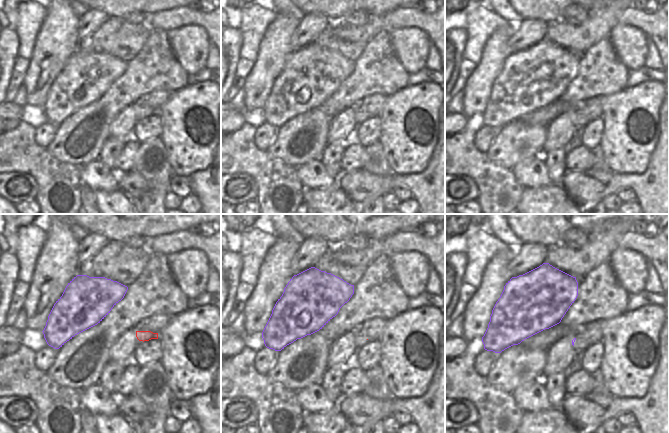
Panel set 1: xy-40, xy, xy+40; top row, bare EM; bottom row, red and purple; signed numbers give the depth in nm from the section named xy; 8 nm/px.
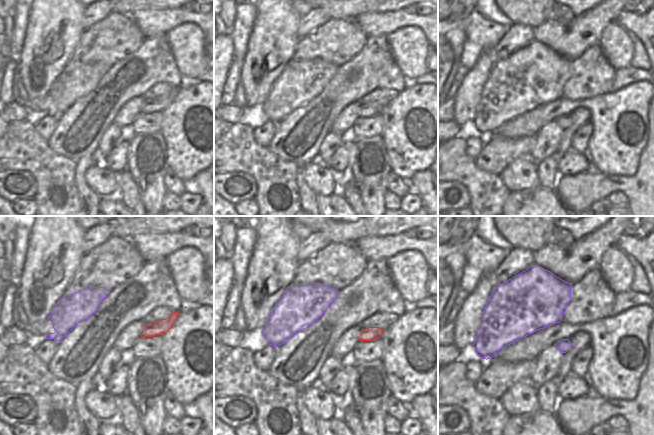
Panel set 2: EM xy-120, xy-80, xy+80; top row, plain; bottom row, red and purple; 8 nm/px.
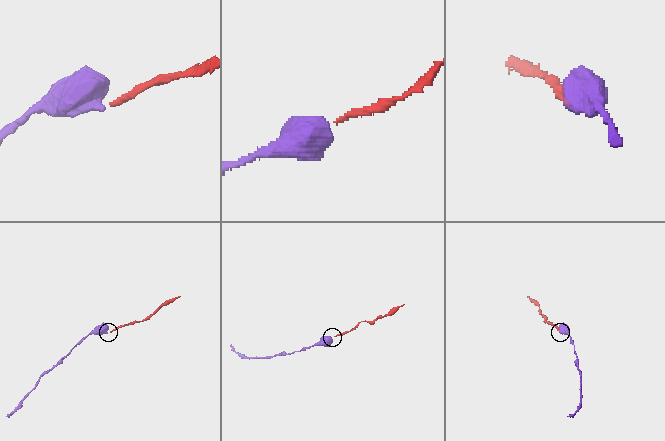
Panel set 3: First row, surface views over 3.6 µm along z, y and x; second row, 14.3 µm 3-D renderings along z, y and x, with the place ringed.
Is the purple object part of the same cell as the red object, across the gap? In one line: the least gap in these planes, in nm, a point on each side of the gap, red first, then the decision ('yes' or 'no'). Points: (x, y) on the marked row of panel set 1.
gap 260 nm; span xy-40 (136, 331), (109, 312); yes

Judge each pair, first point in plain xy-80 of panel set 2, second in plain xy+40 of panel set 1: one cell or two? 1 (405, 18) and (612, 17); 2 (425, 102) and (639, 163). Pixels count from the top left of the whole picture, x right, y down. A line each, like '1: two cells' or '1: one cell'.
1: one cell
2: one cell

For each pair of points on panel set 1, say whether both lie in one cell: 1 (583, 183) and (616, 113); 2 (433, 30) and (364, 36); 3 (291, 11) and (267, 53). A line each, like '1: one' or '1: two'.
1: two
2: one
3: two

